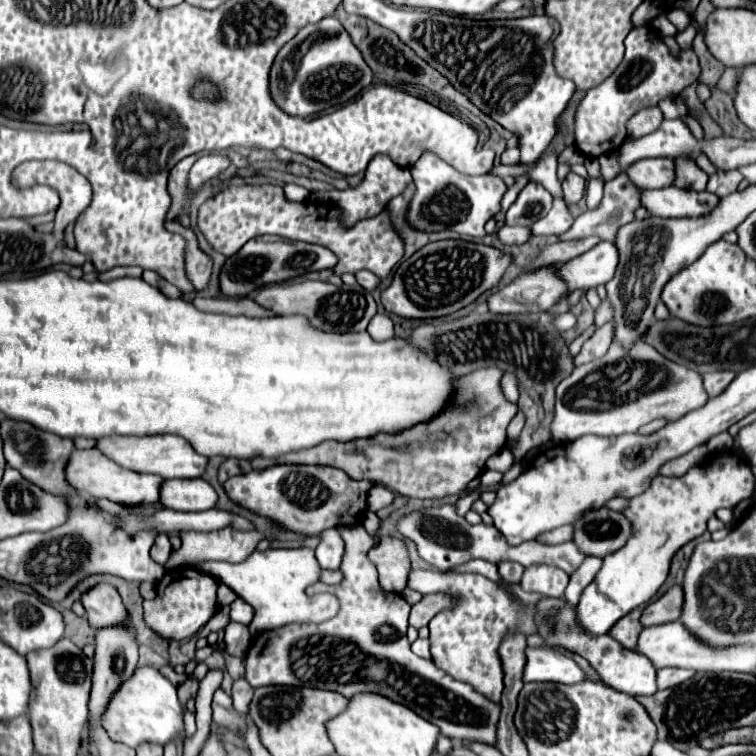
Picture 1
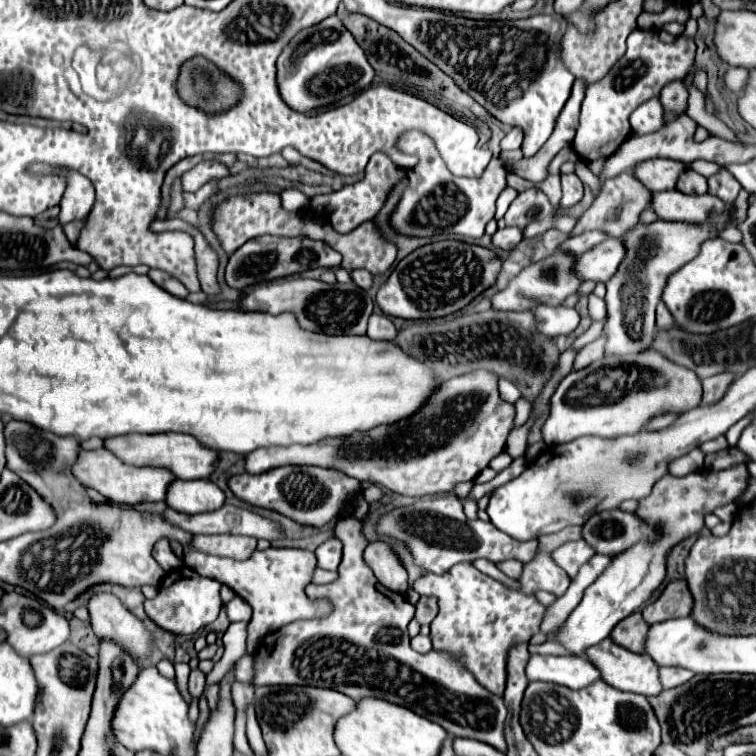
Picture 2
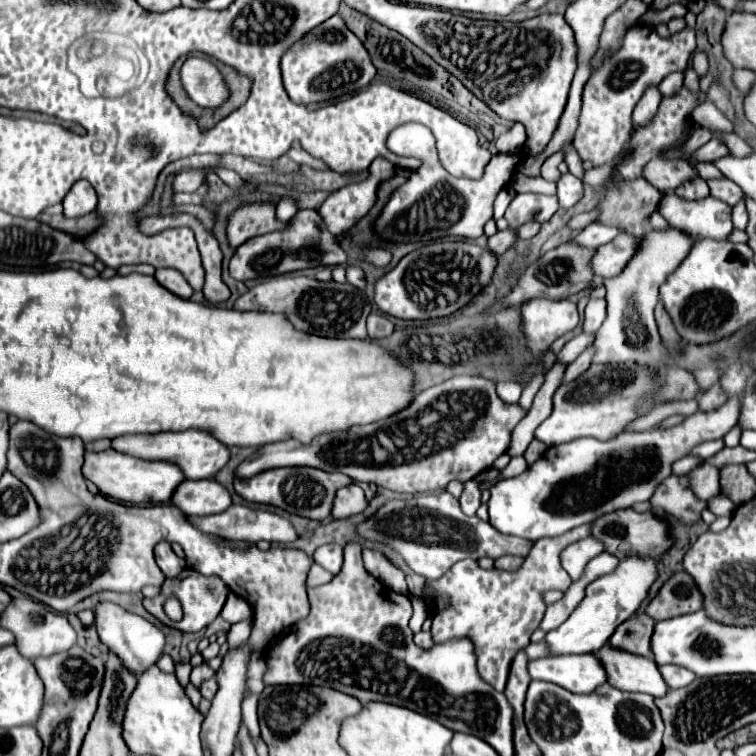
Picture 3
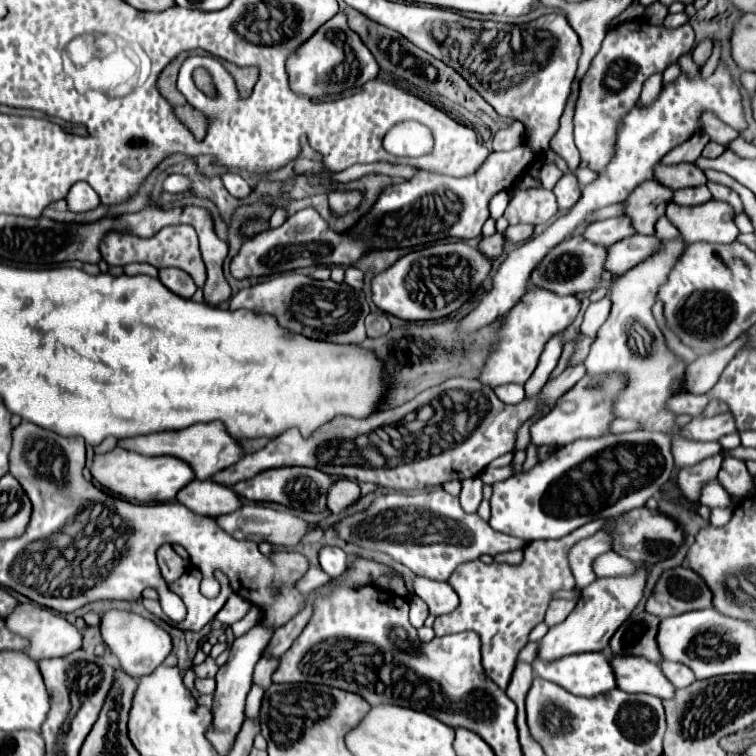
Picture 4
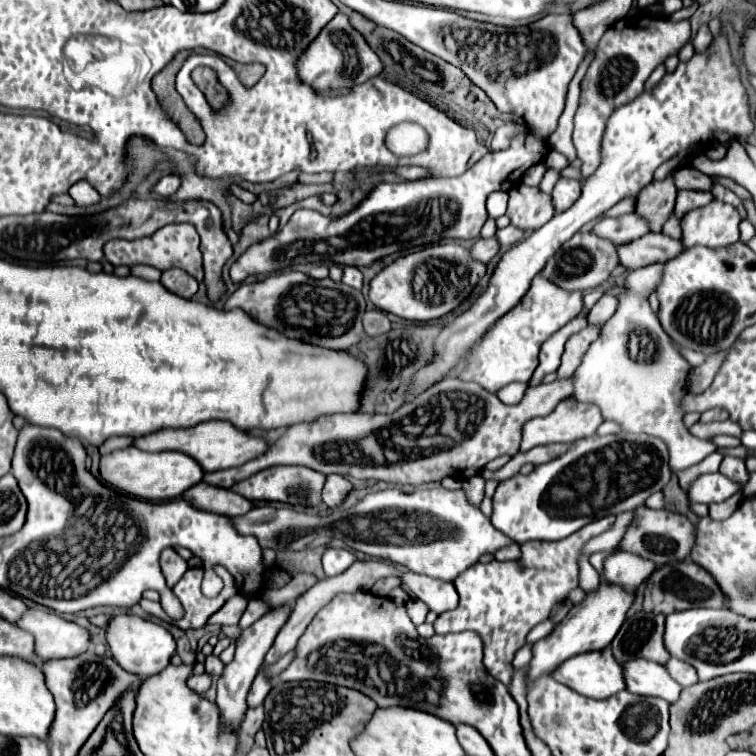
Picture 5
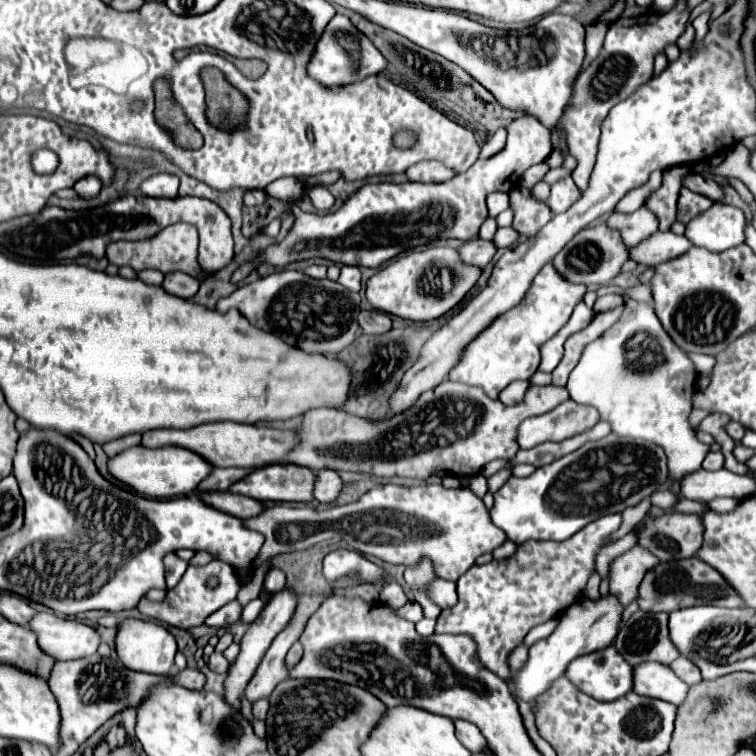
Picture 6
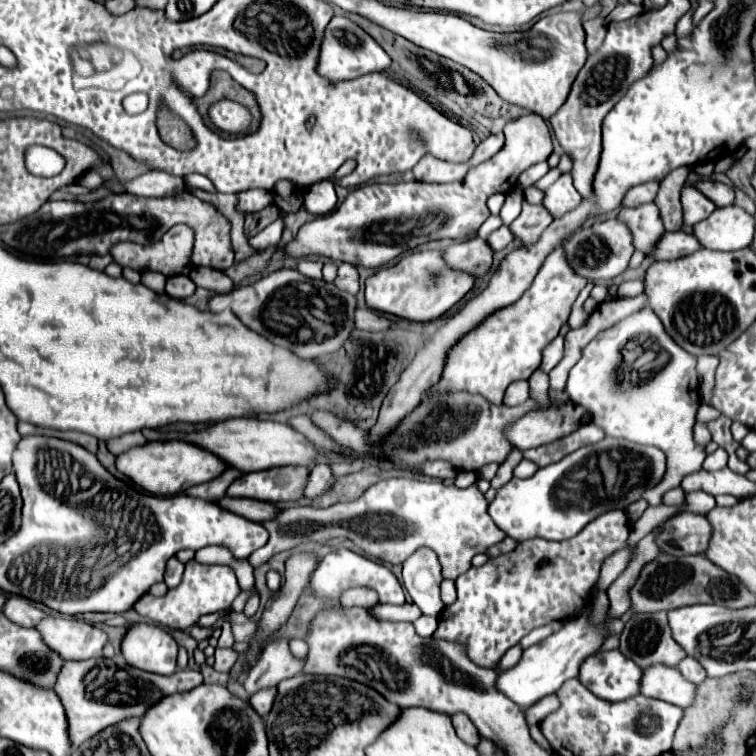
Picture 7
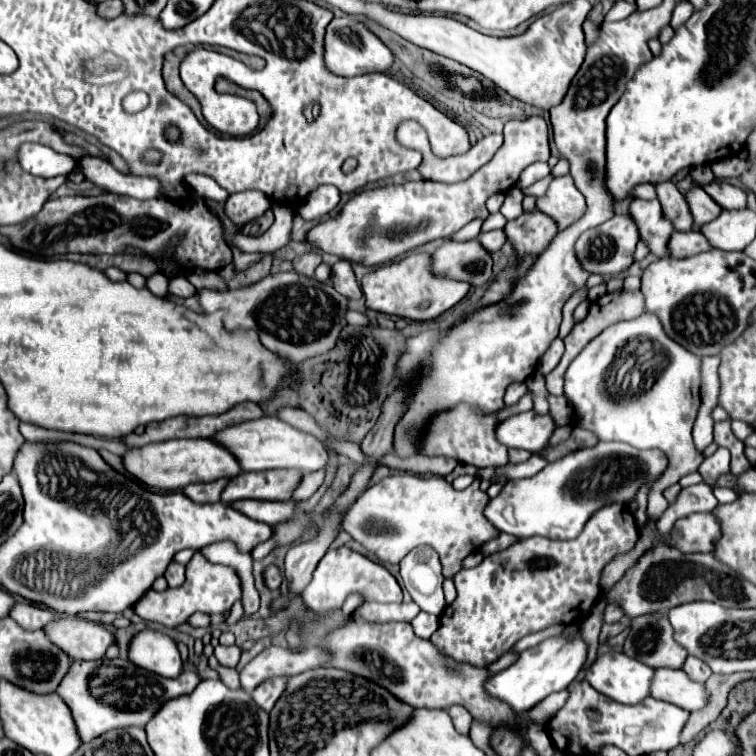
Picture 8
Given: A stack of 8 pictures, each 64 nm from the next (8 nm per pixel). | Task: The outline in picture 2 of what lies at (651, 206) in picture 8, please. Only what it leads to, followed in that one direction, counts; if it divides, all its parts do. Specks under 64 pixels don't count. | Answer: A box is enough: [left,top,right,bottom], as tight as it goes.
[560,230,608,254]

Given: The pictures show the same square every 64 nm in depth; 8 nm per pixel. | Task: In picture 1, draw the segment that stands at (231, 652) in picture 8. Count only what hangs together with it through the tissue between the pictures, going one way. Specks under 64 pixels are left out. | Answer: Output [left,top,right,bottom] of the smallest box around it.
[178,676,200,704]

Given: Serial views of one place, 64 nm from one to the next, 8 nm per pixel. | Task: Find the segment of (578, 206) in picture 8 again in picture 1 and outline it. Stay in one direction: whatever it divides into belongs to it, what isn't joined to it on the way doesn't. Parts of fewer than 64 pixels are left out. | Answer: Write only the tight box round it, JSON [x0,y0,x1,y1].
[562,174,586,206]

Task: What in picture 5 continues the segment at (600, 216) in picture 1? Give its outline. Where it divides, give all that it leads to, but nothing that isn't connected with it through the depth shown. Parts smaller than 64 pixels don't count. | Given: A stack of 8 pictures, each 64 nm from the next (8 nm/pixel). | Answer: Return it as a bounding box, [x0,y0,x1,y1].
[636,174,678,232]

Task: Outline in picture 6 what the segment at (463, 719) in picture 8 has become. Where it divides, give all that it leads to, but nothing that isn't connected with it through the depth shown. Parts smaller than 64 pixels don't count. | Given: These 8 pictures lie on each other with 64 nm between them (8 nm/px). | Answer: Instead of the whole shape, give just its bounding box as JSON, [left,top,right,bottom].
[454,720,486,752]

